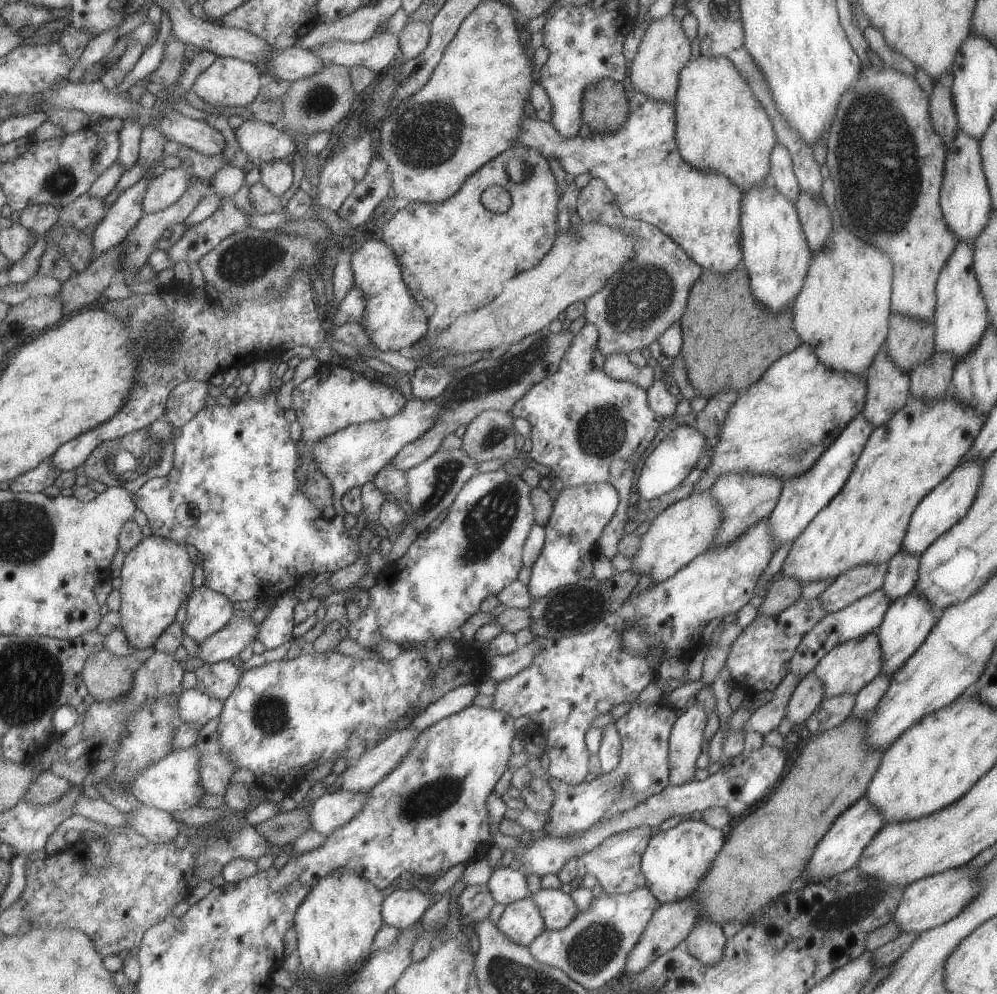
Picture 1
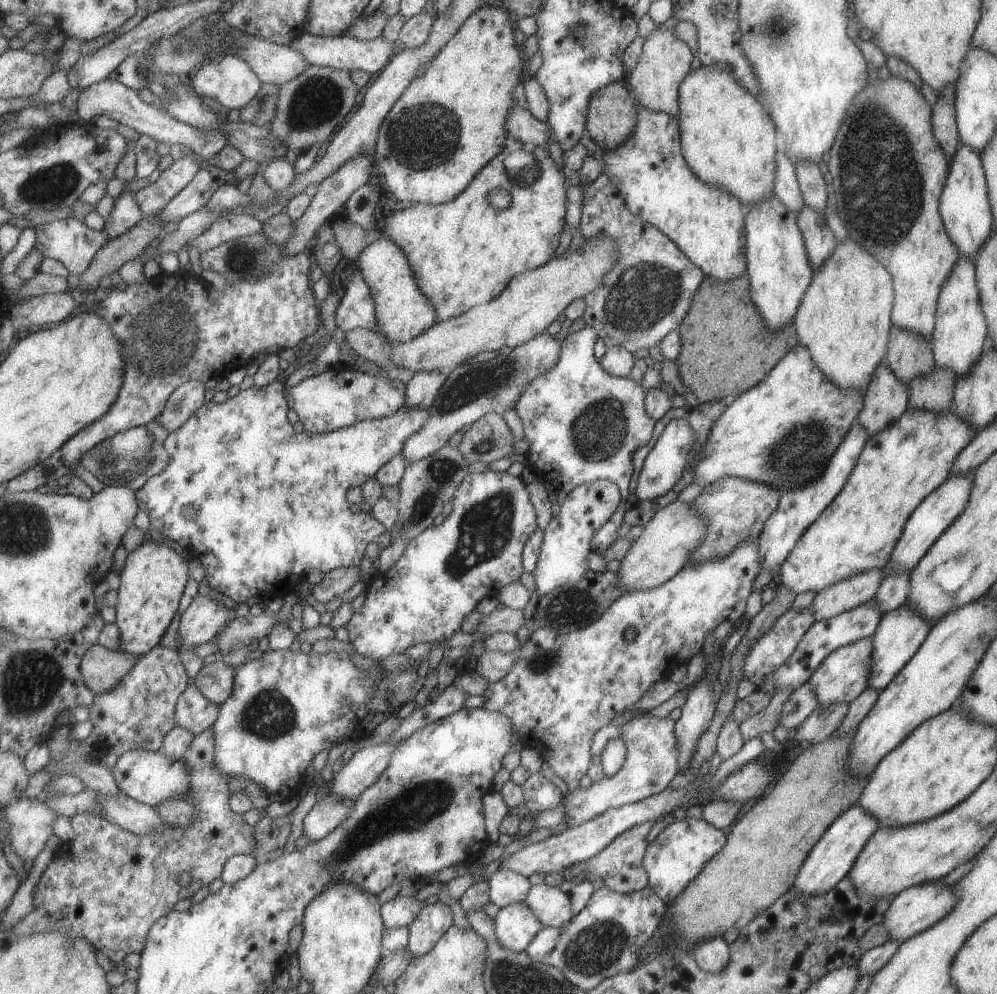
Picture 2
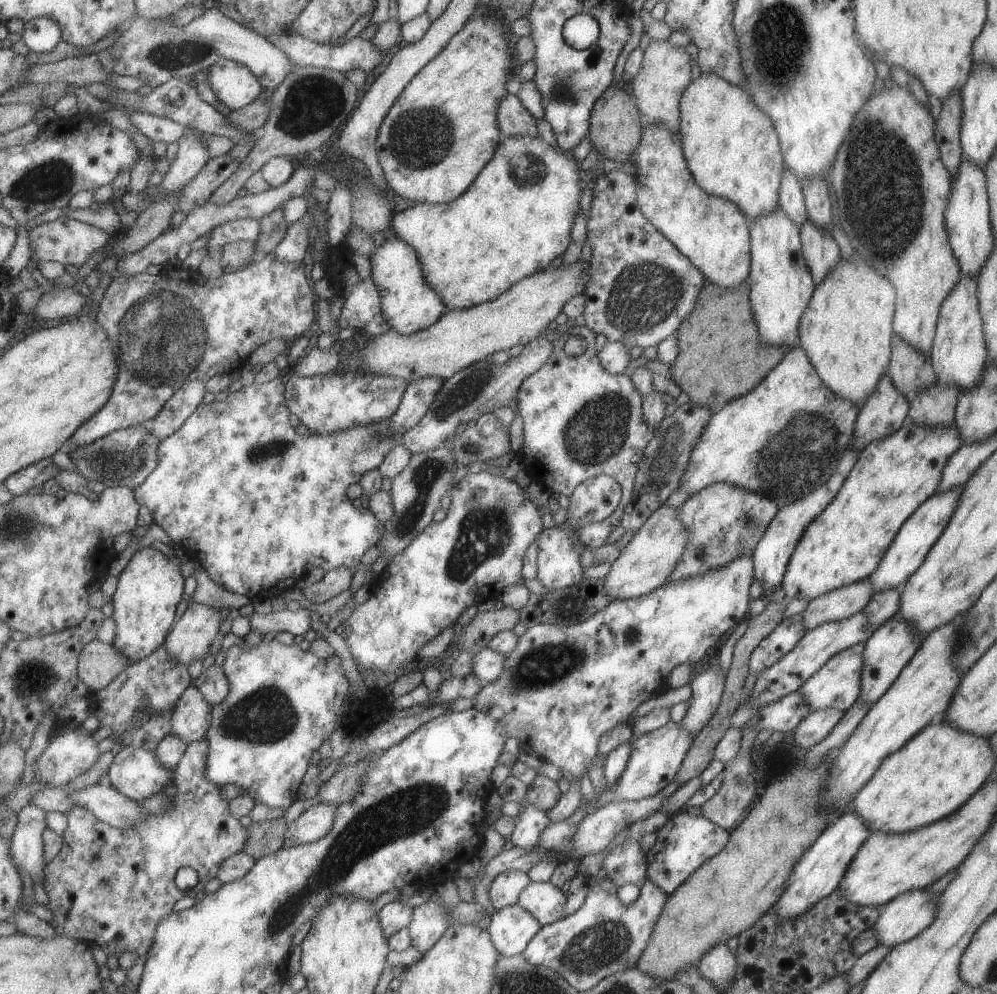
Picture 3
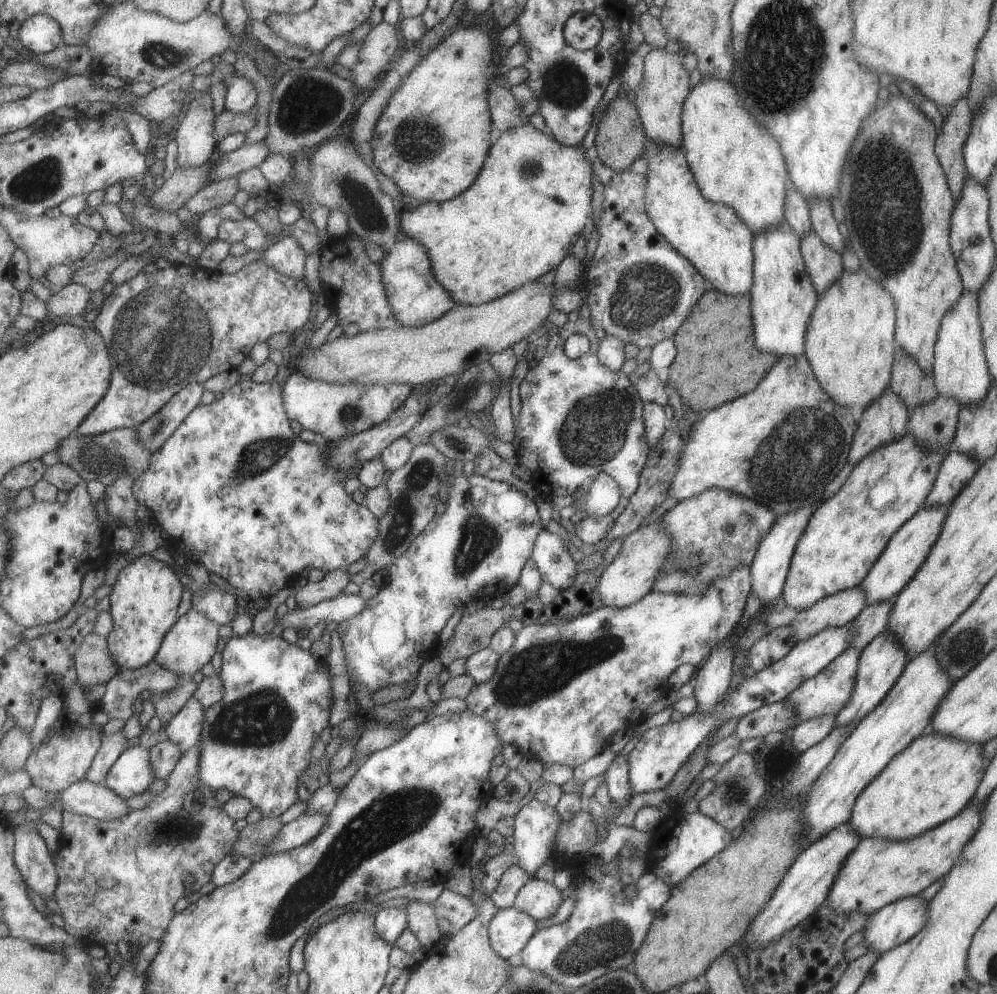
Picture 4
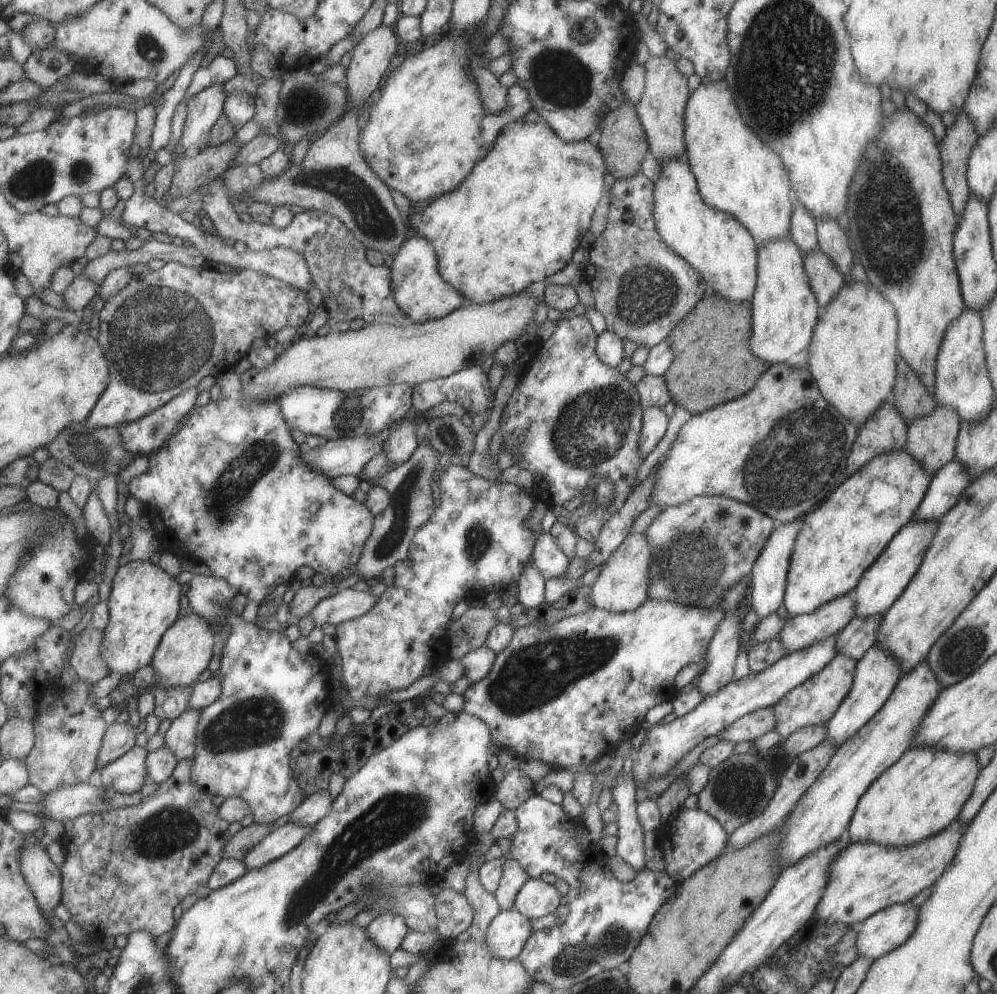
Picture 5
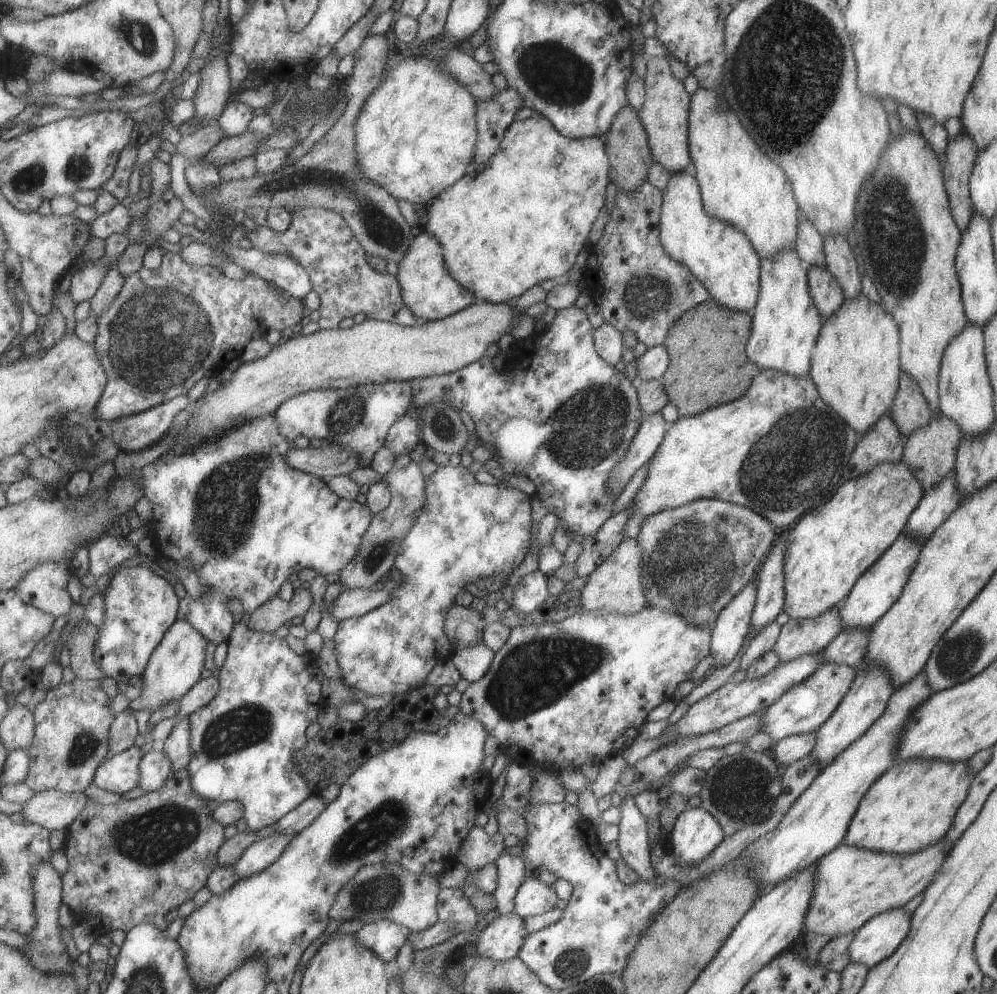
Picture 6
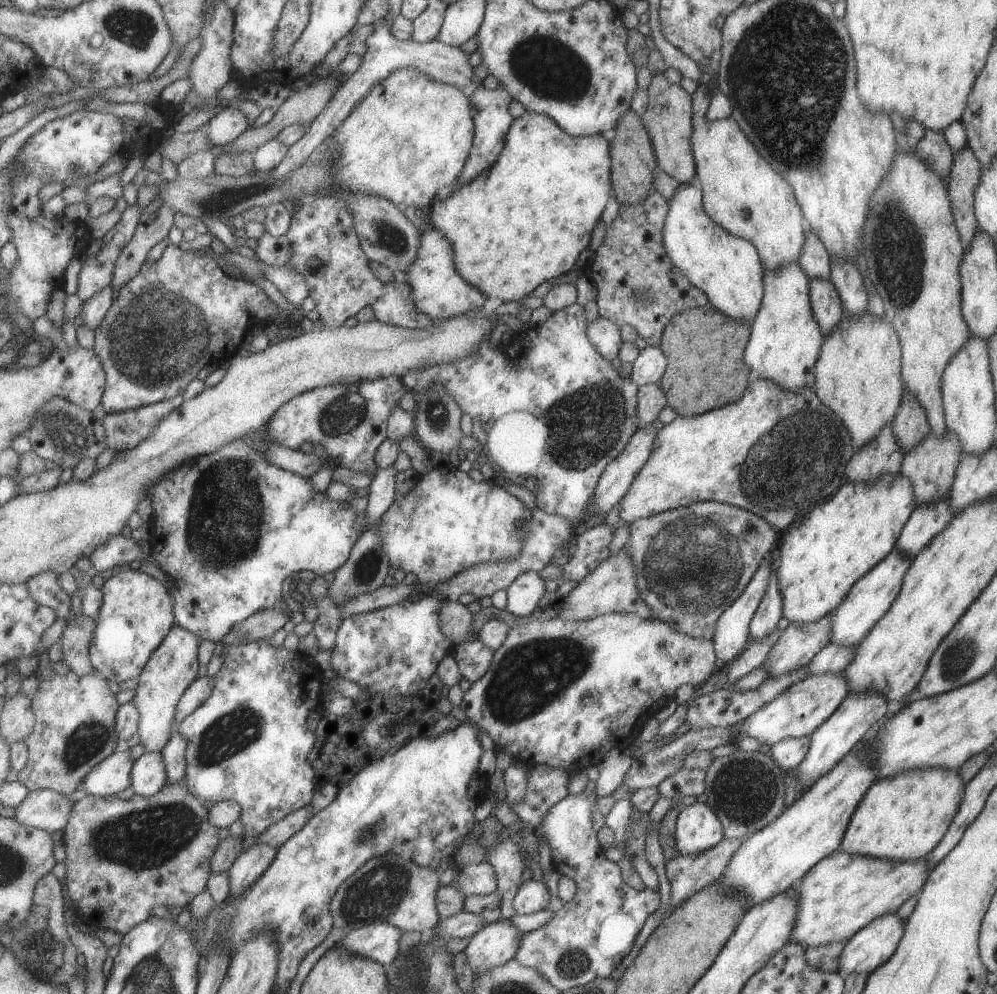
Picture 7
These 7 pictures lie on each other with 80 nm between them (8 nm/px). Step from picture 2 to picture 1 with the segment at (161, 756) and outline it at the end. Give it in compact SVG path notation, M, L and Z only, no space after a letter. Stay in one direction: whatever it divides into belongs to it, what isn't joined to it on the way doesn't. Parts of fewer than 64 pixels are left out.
M197 746L177 749L159 763L145 769L145 772L142 772L131 785L126 785L125 788L143 804L175 814L177 810L189 810L201 804L201 798L206 794L202 785L201 771L202 754Z

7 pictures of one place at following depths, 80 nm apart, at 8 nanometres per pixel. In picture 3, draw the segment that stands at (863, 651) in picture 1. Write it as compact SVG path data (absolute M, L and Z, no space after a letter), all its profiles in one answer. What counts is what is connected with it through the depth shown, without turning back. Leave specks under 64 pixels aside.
M857 643L845 650L836 652L817 669L817 672L814 672L803 682L798 691L804 696L804 701L811 711L832 708L844 712L858 700L863 651L864 643Z

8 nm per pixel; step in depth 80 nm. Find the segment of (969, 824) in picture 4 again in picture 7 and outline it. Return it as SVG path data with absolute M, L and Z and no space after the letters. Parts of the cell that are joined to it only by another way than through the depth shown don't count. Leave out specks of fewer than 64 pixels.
M837 850L816 862L801 877L797 884L798 913L790 934L790 942L797 943L803 949L819 945L847 941L854 932L863 928L870 920L881 915L897 912L907 898L922 889L928 875L929 854L908 861L892 861L870 856L849 854Z

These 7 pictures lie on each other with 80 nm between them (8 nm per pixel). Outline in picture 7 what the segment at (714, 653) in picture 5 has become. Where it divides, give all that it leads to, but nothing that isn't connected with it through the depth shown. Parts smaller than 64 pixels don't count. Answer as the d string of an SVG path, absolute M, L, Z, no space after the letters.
M767 557L757 567L757 570L749 578L744 589L739 593L739 596L718 616L714 631L712 634L712 647L717 658L721 658L723 662L728 664L732 661L743 649L746 648L750 641L750 632L748 629L749 621L759 604L761 595L766 587L766 580L771 570L770 559Z

